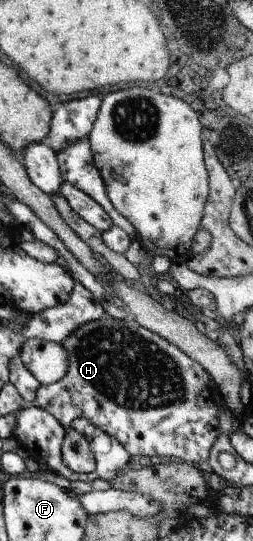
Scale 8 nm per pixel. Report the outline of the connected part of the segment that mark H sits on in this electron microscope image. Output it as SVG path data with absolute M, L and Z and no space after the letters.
M108 316L79 326L74 332L66 336L60 344L65 348L68 355L67 371L64 378L49 385L39 386L30 406L44 409L64 427L78 417L89 420L96 428L103 430L108 436L113 436L122 445L122 448L128 452L129 456L148 456L148 458L150 456L168 456L168 458L179 459L189 465L191 462L195 462L196 466L198 462L207 460L210 447L219 435L217 416L218 406L220 406L221 401L219 400L215 405L212 403L212 392L207 389L208 384L212 381L211 376L200 364L186 356L177 346L140 326L136 321L126 322L123 319L115 319Z

